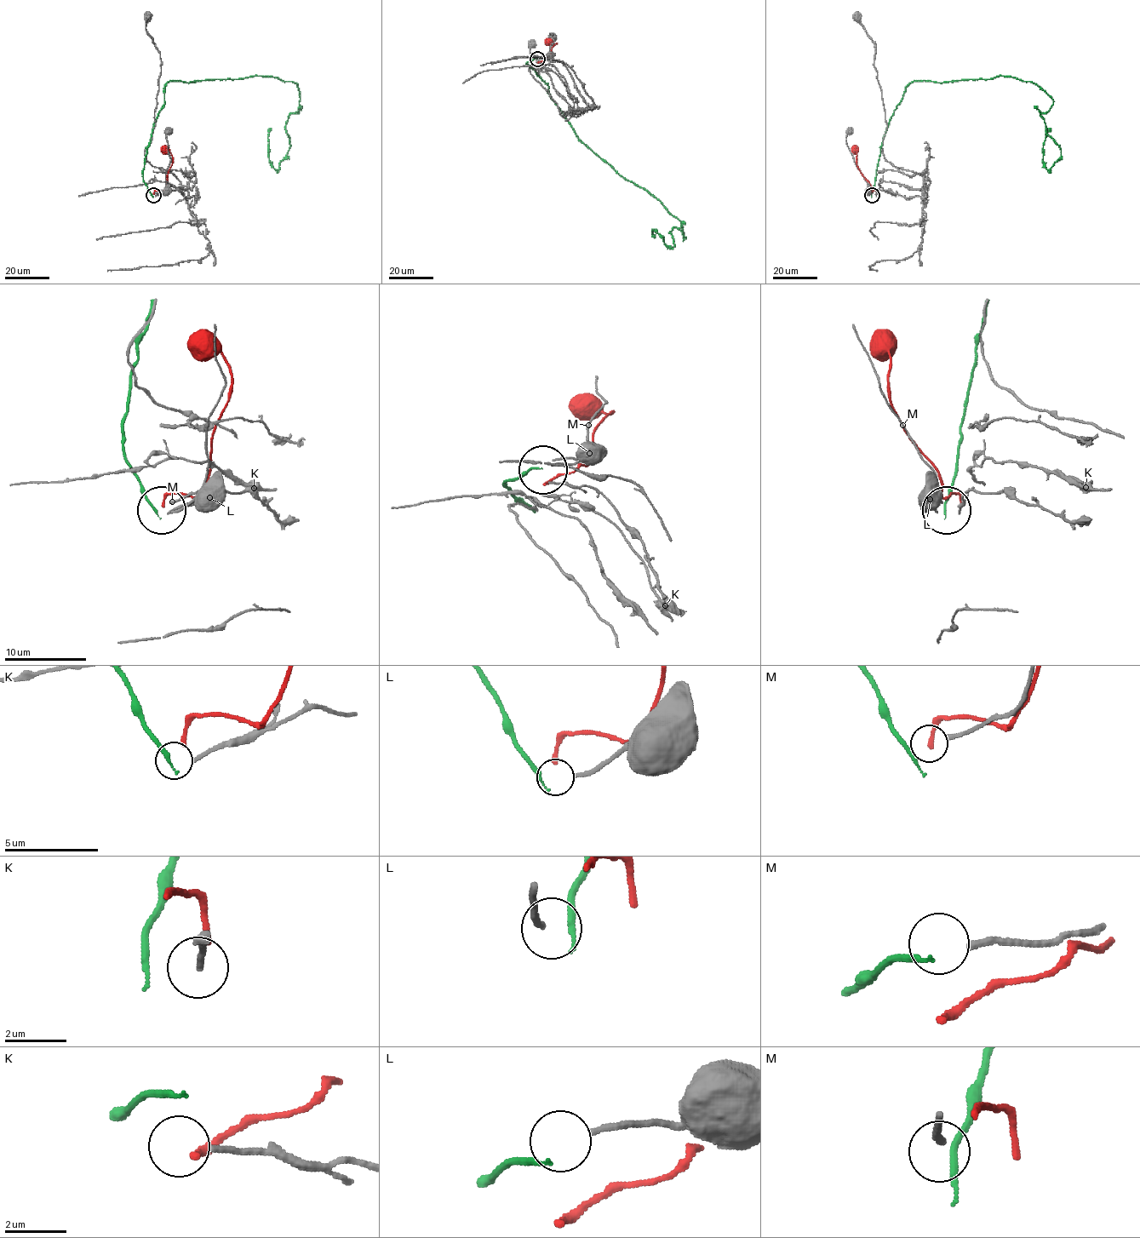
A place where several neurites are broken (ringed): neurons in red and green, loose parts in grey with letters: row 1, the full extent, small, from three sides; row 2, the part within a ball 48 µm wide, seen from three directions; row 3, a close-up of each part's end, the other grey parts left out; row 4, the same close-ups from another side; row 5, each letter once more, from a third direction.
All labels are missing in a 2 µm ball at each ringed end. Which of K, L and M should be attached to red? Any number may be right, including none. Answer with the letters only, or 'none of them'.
none of them

